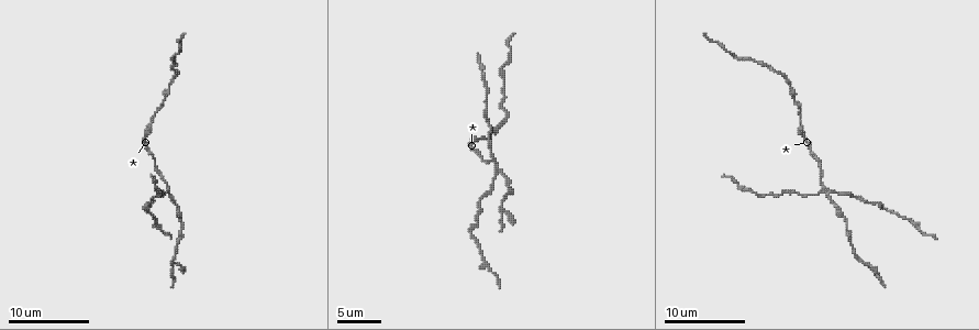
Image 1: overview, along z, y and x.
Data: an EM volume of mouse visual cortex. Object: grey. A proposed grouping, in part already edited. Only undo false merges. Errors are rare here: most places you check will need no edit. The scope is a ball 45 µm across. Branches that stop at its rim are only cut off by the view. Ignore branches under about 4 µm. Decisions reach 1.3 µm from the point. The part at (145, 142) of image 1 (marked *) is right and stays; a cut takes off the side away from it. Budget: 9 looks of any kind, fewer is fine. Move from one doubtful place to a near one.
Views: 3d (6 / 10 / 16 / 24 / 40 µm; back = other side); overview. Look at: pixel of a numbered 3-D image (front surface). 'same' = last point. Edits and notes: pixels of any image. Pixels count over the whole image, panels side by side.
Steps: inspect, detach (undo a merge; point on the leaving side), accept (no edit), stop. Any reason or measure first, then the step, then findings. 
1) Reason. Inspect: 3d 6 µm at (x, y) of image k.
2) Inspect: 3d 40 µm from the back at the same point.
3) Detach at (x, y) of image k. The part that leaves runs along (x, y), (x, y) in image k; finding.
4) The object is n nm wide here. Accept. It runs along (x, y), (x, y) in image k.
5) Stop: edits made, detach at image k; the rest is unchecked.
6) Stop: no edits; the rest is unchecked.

Calibre changes. Inspect: 3d 10 µm at (815, 154) of image 1.

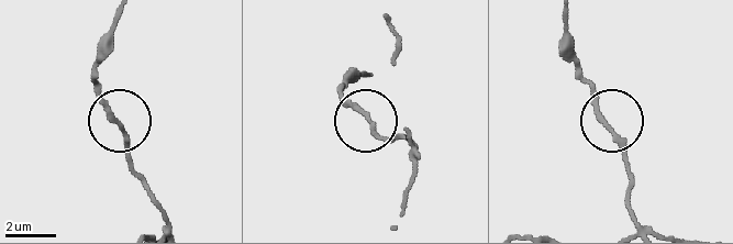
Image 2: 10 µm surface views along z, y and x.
Inspect: 3d 10 µm from the back at (606, 125) of image 2.

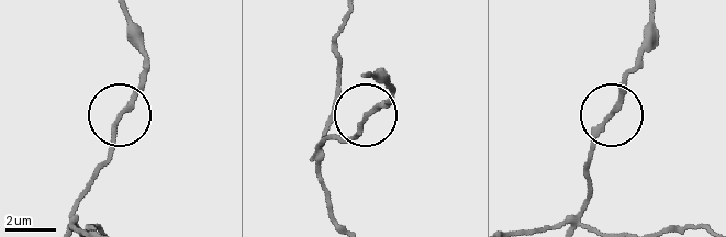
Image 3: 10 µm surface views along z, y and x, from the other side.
Accept. It runs along (143, 75), (102, 165) in image 3; one cell here.

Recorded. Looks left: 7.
Sudden change in width. Inspect: 3d 6 µm at (800, 126) of image 1.

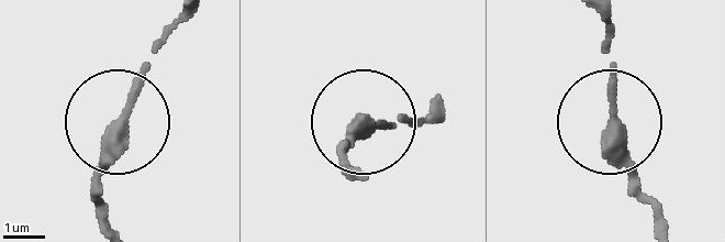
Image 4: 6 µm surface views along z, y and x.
Accept. It runs along (99, 199), (134, 76), (168, 37) in image 4; all the same cell.

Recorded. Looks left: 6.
Four arms meet. Inspect: 3d 6 µm at (168, 191) of image 1.

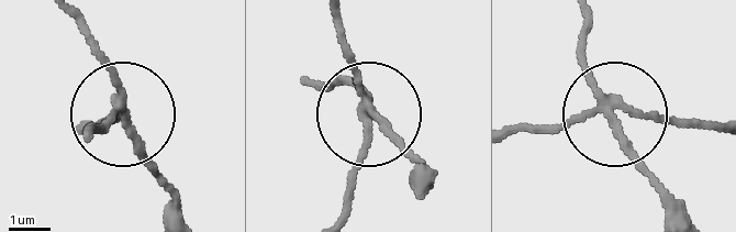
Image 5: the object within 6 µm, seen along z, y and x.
4 arms meet here. Detach at (102, 126) of image 5. The part that leaves runs along (361, 114), (341, 217) in image 5; a second cell is stuck on.

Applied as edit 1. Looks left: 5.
Thick turns thin. Inspect: 3d 10 µm at (178, 242) of image 1.

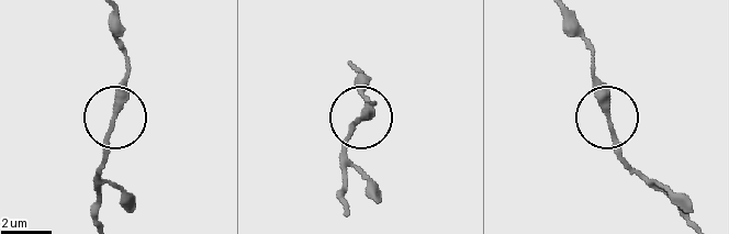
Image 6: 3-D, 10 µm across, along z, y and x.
Accept. All the same cell.

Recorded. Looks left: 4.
Stop: edits made, detach at image 5; the rest is unchecked.

